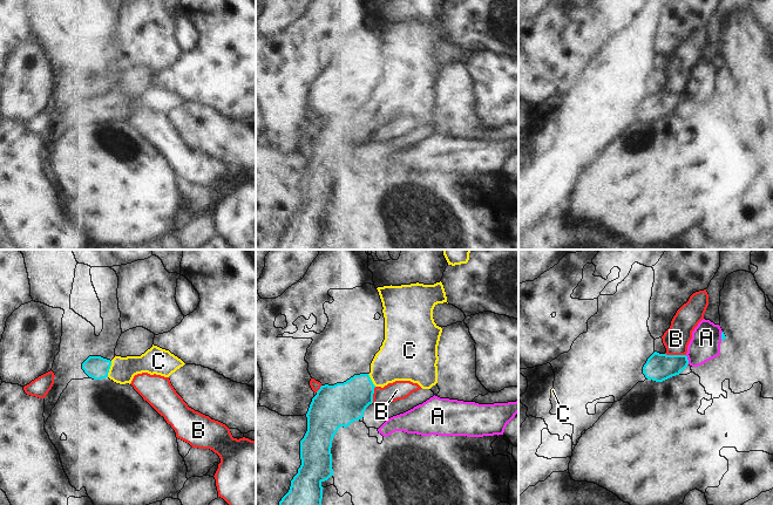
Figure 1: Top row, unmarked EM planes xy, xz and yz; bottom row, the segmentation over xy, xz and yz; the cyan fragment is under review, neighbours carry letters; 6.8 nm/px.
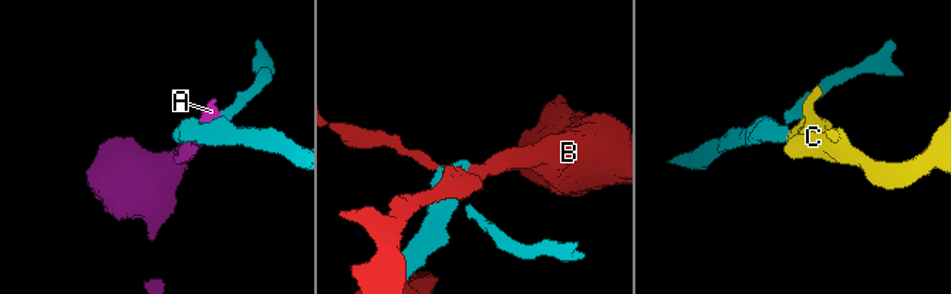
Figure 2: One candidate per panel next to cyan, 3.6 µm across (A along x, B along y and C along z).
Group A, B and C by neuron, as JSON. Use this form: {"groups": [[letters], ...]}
{"groups": [["A"], ["B"], ["C"]]}

